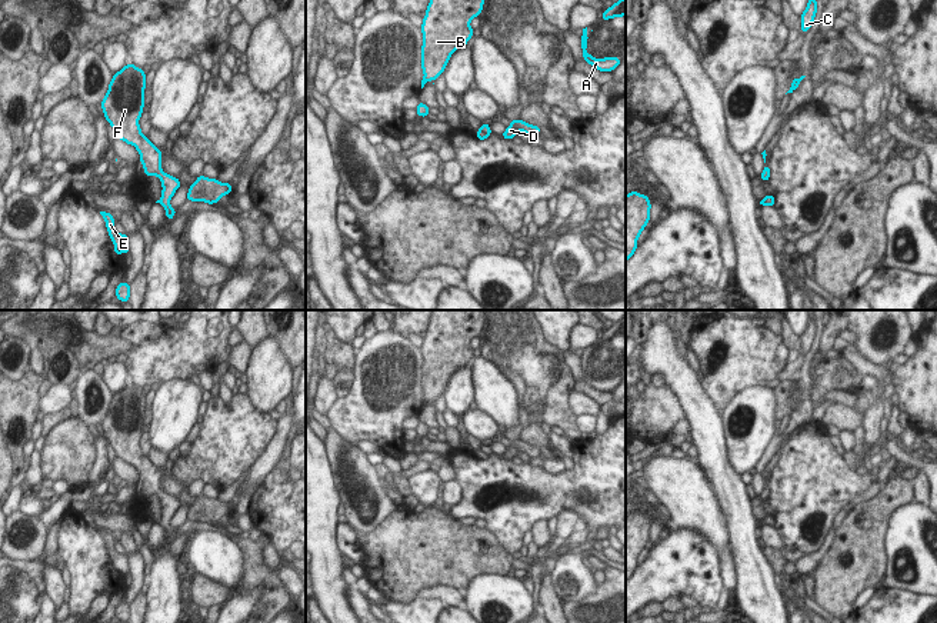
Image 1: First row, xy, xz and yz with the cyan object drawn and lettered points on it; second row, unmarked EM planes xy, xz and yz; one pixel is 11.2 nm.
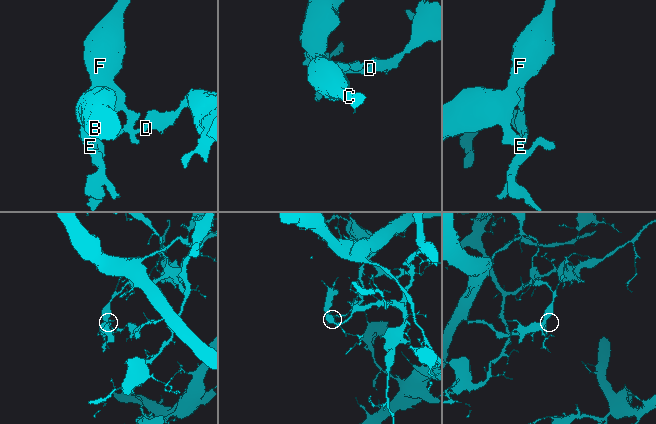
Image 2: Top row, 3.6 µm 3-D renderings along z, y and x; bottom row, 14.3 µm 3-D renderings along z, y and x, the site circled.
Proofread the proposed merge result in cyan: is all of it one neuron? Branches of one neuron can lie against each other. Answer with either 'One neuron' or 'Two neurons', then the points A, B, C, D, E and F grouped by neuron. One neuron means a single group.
Two neurons. Groups: A D / B C E F

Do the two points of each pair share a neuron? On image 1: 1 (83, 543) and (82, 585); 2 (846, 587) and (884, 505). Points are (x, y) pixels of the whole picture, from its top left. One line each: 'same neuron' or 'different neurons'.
1: same neuron
2: same neuron

